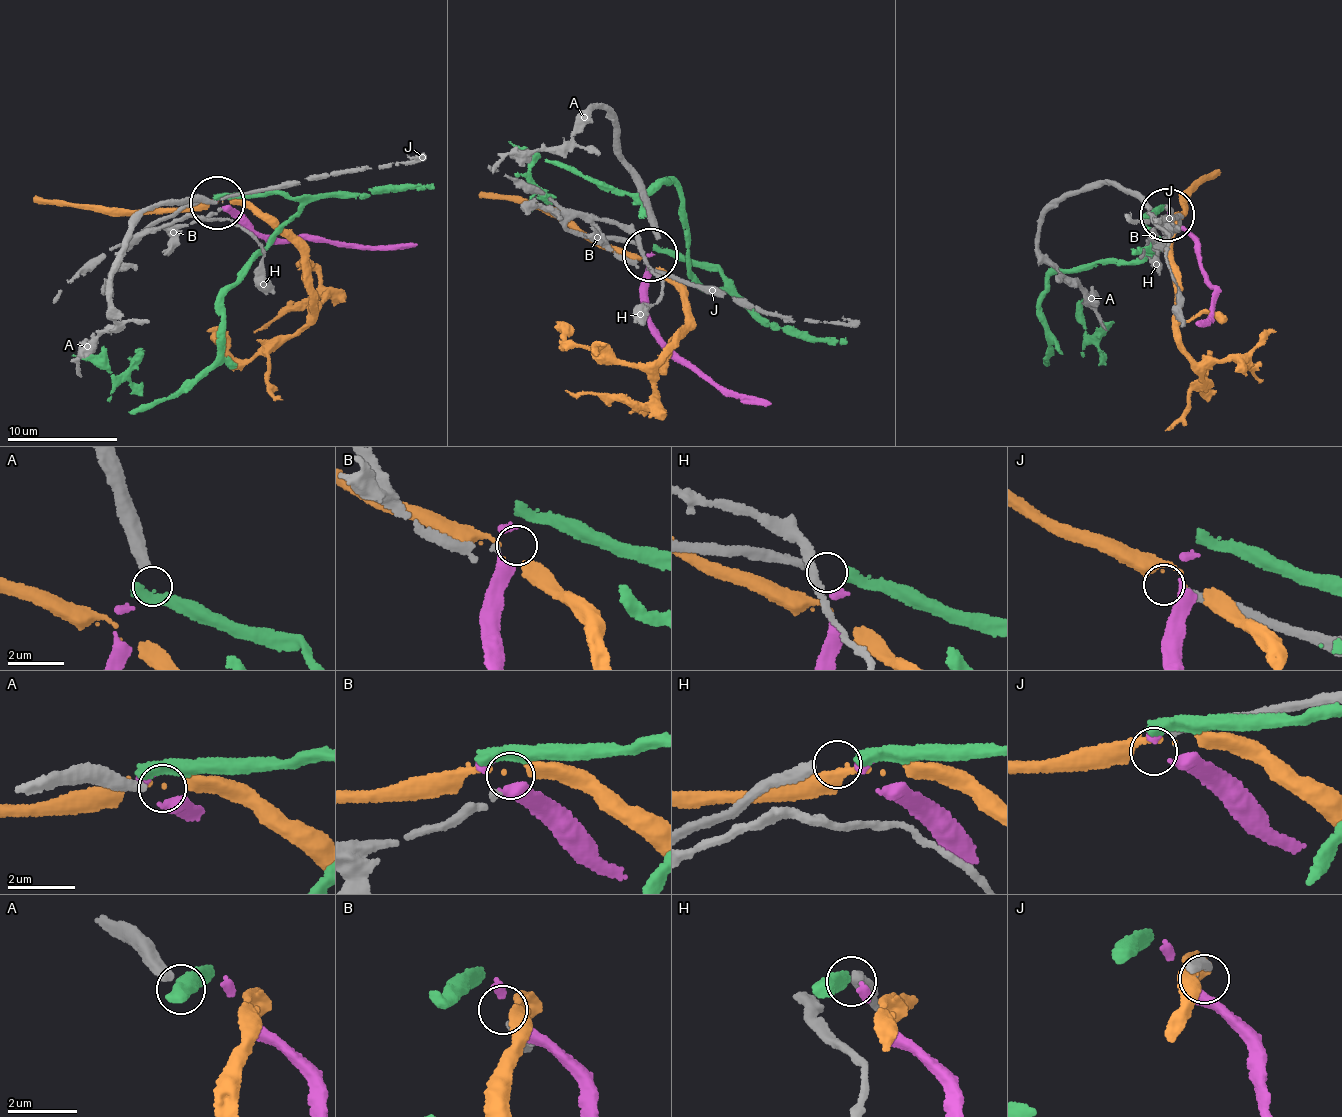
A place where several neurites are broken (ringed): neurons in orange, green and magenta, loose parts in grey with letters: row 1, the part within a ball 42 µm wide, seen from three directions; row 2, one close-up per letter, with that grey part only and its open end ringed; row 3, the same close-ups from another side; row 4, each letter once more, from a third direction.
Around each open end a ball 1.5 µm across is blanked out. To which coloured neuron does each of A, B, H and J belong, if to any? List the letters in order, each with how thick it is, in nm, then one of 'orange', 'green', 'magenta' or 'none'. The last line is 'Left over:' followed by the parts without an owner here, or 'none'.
A: 360 nm | none
B: 140 nm | none
H: 320 nm | green
J: 240 nm | orange
Left over: A, B

